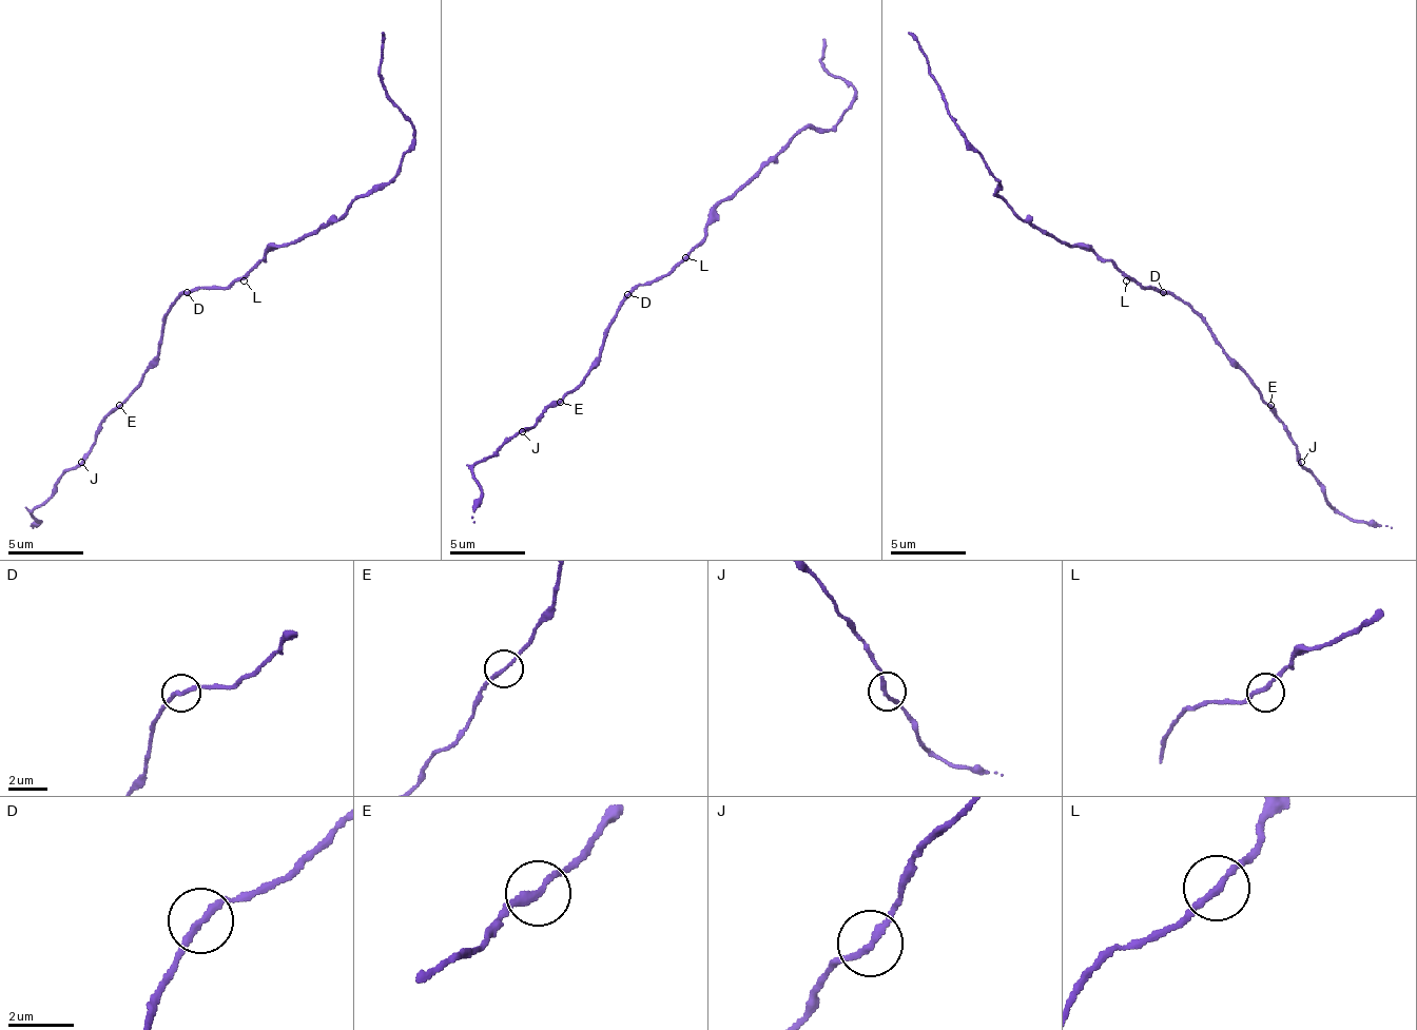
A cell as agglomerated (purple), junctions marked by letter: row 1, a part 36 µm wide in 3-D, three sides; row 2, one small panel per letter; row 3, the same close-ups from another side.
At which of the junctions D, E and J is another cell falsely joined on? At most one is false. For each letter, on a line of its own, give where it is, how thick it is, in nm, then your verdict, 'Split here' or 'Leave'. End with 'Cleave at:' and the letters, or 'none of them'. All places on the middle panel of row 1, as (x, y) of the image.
D: Place: (627, 294). Thickness 200 nm. Split here
E: Place: (560, 402). Thickness 200 nm. Leave
J: Place: (522, 431). Thickness 190 nm. Leave
Cleave at: D

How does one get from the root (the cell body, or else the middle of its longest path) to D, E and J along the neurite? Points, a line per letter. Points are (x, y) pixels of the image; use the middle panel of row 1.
D: (671, 269), (662, 276), (640, 284), (628, 295)
E: (671, 269), (633, 291), (605, 329), (602, 360), (560, 402)
J: (671, 269), (633, 291), (605, 329), (602, 360), (522, 431)

